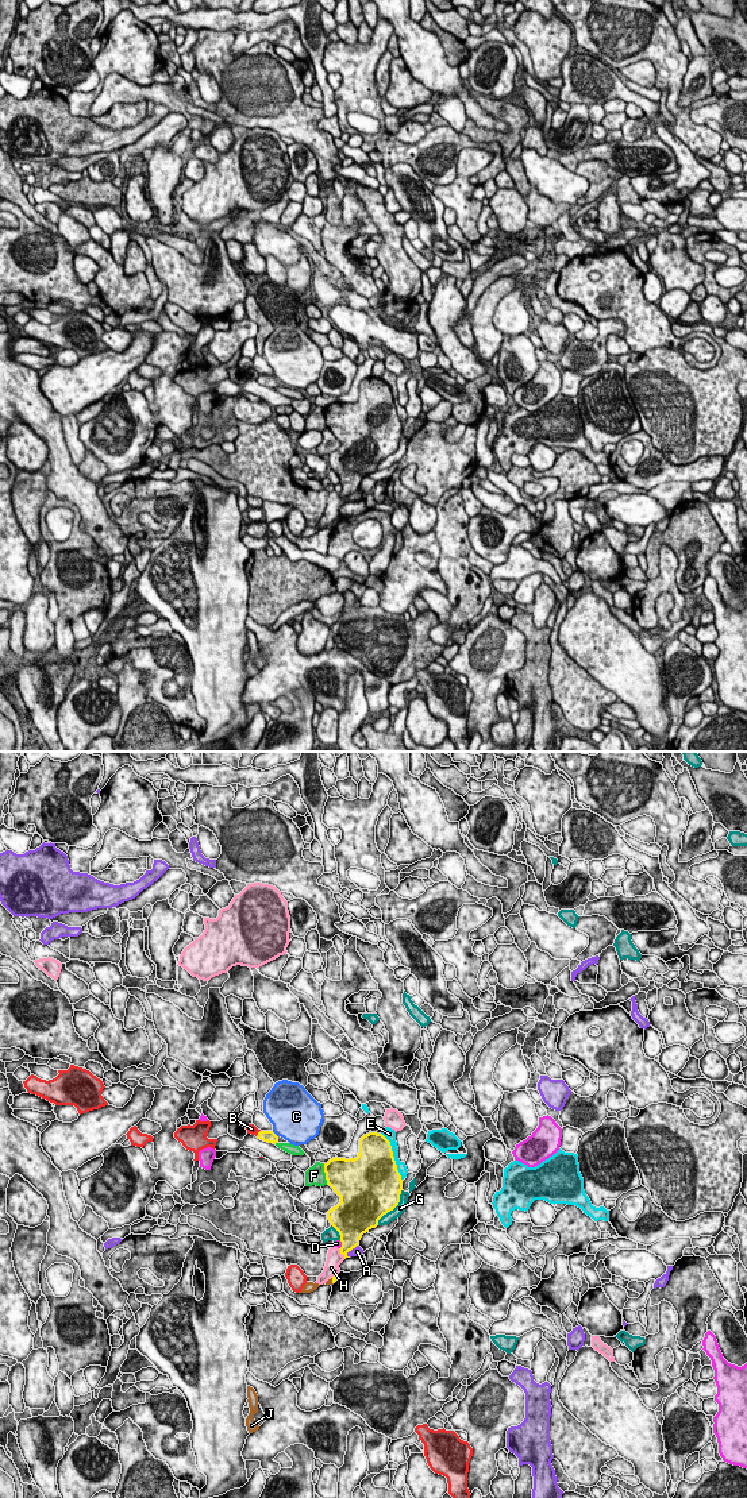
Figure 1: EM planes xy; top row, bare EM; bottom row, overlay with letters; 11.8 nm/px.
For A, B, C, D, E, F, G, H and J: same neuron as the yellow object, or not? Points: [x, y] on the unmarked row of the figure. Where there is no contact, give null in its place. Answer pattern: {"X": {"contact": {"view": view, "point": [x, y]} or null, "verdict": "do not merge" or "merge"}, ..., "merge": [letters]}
{"A": {"contact": {"view": "xy", "point": [350, 494]}, "verdict": "do not merge"}, "B": {"contact": {"view": "xy", "point": [258, 377]}, "verdict": "do not merge"}, "C": {"contact": {"view": "xy", "point": [274, 378]}, "verdict": "do not merge"}, "D": {"contact": {"view": "xy", "point": [342, 489]}, "verdict": "do not merge"}, "E": {"contact": {"view": "xy", "point": [393, 401]}, "verdict": "do not merge"}, "F": {"contact": {"view": "xy", "point": [326, 419]}, "verdict": "do not merge"}, "G": {"contact": {"view": "xy", "point": [393, 452]}, "verdict": "do not merge"}, "H": {"contact": {"view": "xy", "point": [341, 497]}, "verdict": "do not merge"}, "J": {"contact": {"view": "xy", "point": [332, 525]}, "verdict": "do not merge"}, "merge": []}

